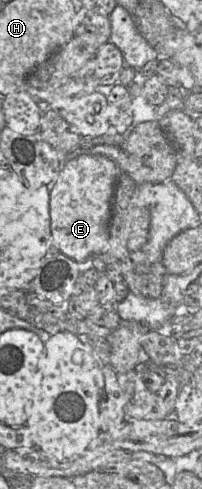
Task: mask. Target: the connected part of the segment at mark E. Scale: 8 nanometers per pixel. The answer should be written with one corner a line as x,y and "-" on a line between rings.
81,154
68,159
50,191
51,238
60,252
76,262
85,262
109,249
109,223
114,188
120,173
117,164
101,155

